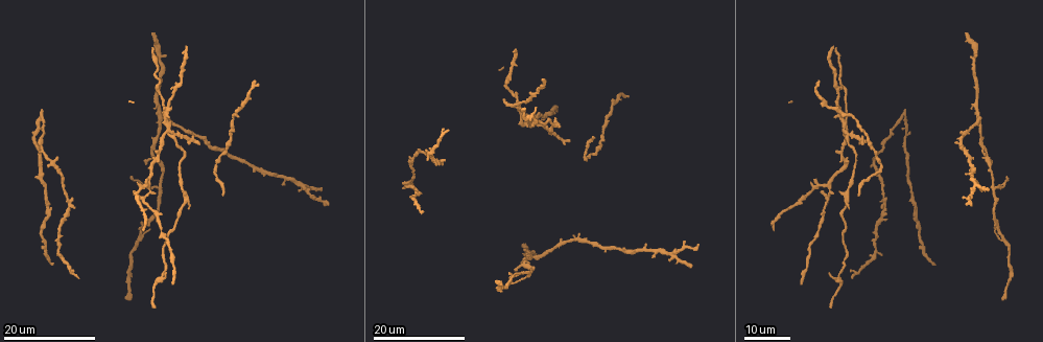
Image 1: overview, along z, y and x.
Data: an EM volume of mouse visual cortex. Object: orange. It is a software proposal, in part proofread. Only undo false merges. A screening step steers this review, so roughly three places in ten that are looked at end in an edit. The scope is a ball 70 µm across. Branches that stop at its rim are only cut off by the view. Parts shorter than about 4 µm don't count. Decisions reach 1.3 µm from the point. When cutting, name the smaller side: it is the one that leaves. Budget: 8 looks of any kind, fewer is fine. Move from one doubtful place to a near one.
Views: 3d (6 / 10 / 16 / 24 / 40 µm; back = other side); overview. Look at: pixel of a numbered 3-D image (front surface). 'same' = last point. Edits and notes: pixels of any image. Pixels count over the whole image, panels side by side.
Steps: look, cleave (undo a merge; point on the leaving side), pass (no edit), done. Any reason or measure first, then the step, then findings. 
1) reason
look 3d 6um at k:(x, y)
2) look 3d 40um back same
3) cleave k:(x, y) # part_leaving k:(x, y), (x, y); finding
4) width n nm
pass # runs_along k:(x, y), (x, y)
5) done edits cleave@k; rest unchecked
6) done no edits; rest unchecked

looks like a crossing
look 3d 24um at 1:(161, 186)

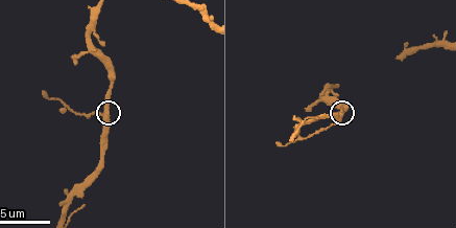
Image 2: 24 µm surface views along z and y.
closer look
look 3d 6um at 2:(103, 113)

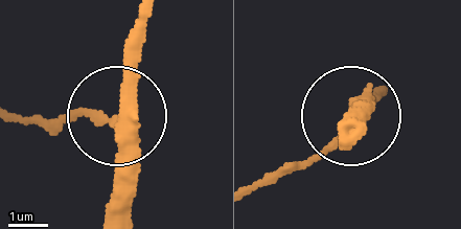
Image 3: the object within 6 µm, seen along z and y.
from behind
look 3d 6um back at 3:(120, 120)

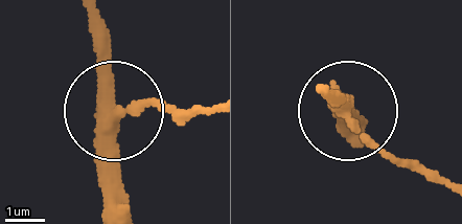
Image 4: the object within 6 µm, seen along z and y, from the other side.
arms 4
pass # one neuron here

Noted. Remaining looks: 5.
look 3d 6um at 2:(443, 37)

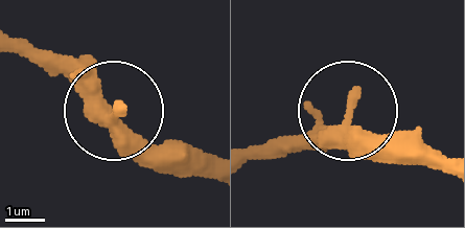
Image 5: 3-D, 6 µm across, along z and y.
pass # runs_along 5:(252, 157), (311, 147), (348, 120), (409, 160); continuous, no second neuron

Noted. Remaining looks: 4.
four-way junction
look 3d 16um at 1:(973, 185)

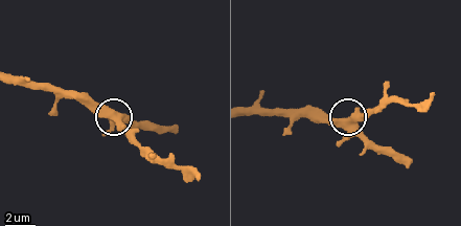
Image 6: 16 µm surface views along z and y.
zoom in
look 3d 6um at 6:(351, 124)

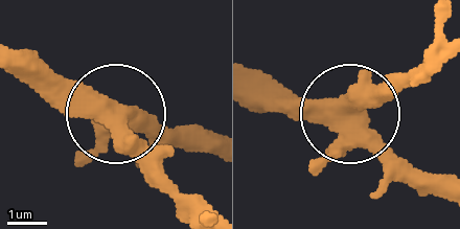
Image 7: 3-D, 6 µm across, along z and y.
arms 4
pass # runs_along 7:(23, 53), (113, 110), (190, 134); continuous, no second neuron

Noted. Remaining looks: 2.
look 3d 24um at 1:(163, 114)

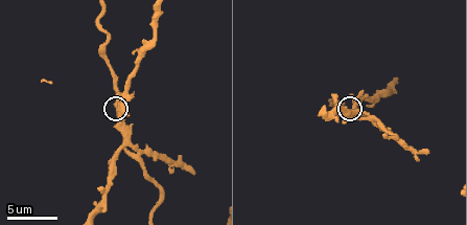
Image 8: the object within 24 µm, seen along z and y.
look 3d 6um at 8:(118, 107)

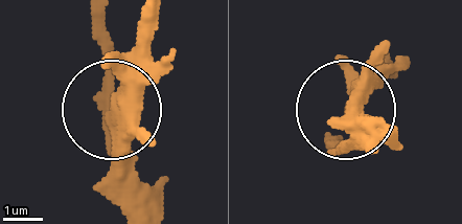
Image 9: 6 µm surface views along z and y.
pass # continuous, no second neuron

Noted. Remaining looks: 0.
done no edits; rest unchecked

